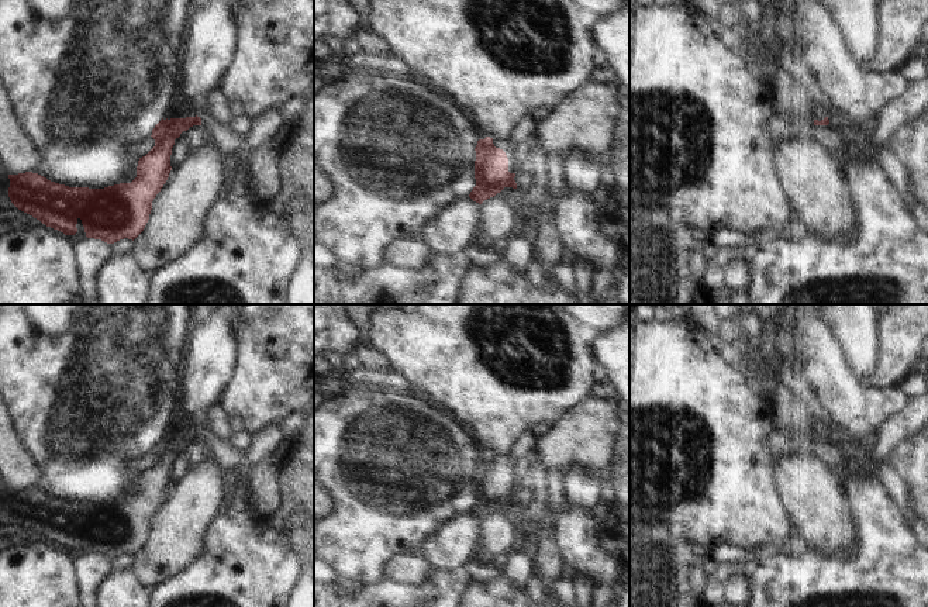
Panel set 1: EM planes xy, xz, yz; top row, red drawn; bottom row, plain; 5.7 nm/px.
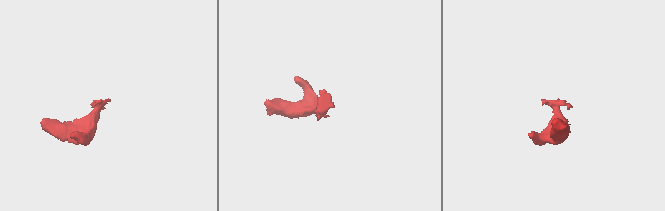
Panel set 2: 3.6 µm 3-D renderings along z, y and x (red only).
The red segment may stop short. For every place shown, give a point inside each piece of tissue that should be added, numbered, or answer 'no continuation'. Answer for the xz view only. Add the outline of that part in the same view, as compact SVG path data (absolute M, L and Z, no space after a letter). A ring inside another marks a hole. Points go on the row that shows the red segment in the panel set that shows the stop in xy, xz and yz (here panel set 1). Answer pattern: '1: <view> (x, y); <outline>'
1: xz (504, 144); M497 138L493 139L493 144L496 148L500 148L506 152L507 158L508 158L508 172L514 173L514 159L513 159L513 152L515 145L513 144L513 141L508 138Z

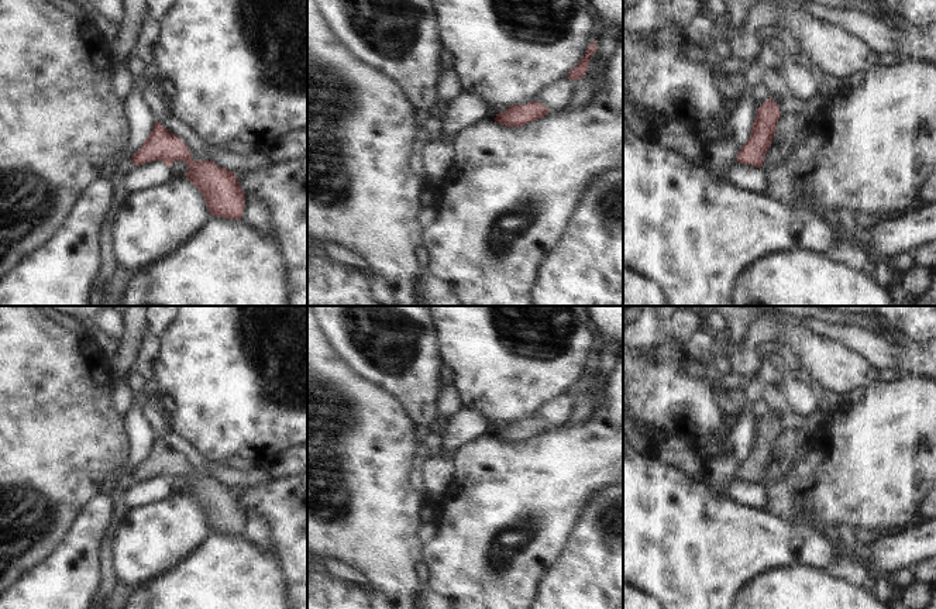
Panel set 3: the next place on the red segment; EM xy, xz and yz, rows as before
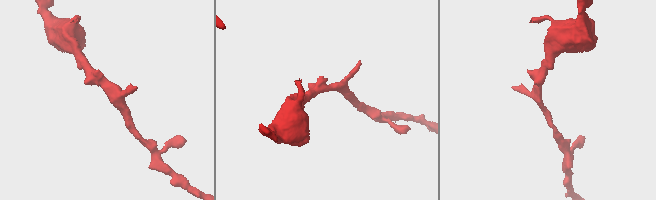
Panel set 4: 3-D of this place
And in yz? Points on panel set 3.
no continuation

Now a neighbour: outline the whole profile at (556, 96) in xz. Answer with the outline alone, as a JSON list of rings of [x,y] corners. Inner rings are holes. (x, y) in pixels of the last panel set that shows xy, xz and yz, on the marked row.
[[[567,76],[546,86],[533,102],[538,102],[553,111],[562,110],[569,102],[574,93],[577,80],[568,79]]]

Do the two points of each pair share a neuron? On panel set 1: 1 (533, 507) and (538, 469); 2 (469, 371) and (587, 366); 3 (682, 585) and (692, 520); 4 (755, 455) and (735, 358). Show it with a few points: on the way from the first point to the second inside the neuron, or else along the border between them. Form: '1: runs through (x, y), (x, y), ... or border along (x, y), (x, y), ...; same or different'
1: runs through (538, 497), (538, 479); same
2: runs through (500, 386), (523, 393), (549, 395), (561, 392); same
3: border along (661, 523), (676, 526), (693, 545); different
4: border along (720, 354), (737, 371); different

